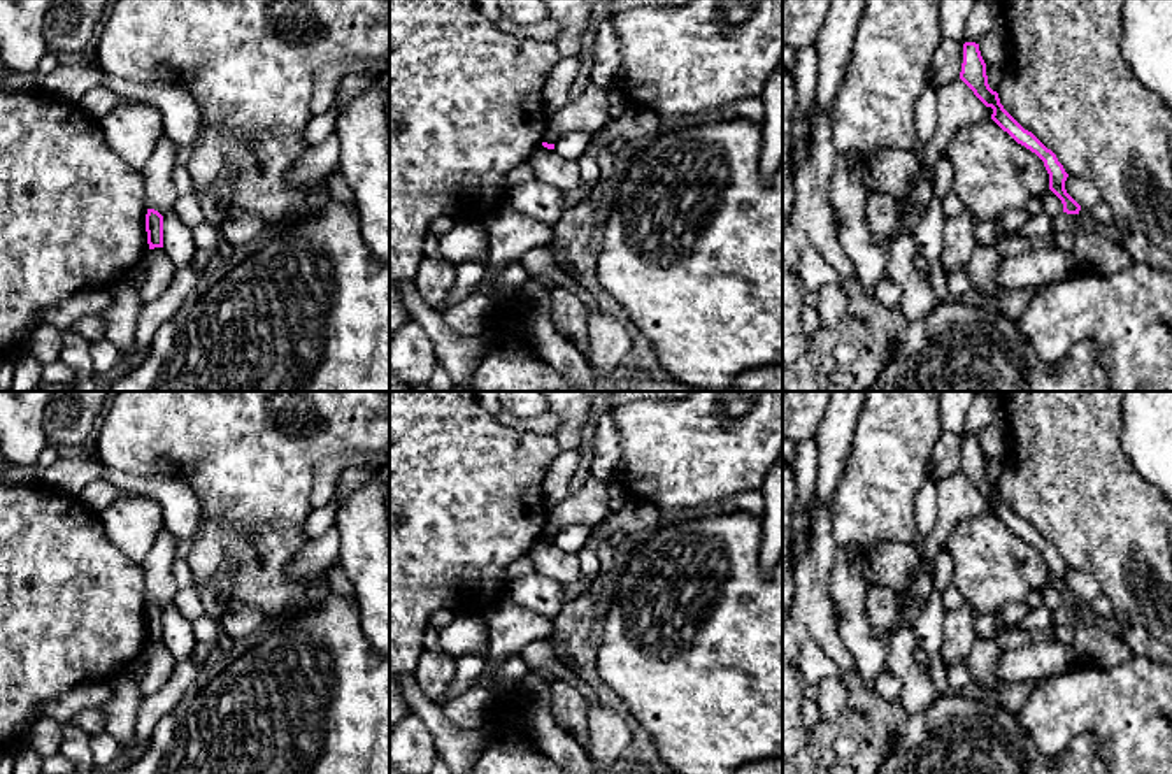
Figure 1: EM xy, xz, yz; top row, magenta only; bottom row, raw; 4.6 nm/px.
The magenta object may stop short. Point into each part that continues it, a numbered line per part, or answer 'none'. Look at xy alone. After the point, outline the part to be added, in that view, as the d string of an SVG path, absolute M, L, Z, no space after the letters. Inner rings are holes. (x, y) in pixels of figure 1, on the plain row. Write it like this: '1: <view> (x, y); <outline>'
none

